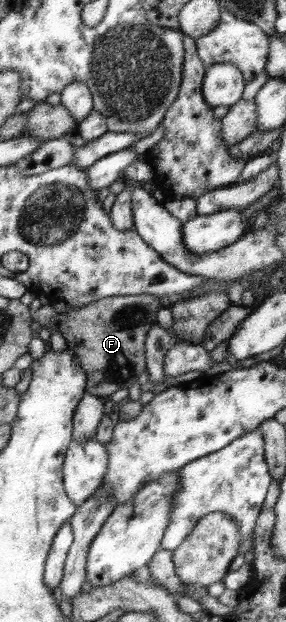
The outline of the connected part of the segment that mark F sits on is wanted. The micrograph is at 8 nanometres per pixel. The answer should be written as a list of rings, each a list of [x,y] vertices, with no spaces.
[[[152,294],[105,297],[80,307],[68,306],[64,314],[58,314],[50,303],[44,302],[43,306],[33,313],[33,319],[35,325],[41,324],[48,329],[56,327],[62,333],[67,347],[76,355],[82,369],[87,373],[85,391],[102,398],[112,396],[118,389],[130,388],[145,371],[145,339],[151,325],[157,324],[156,314],[162,307],[160,298]]]

